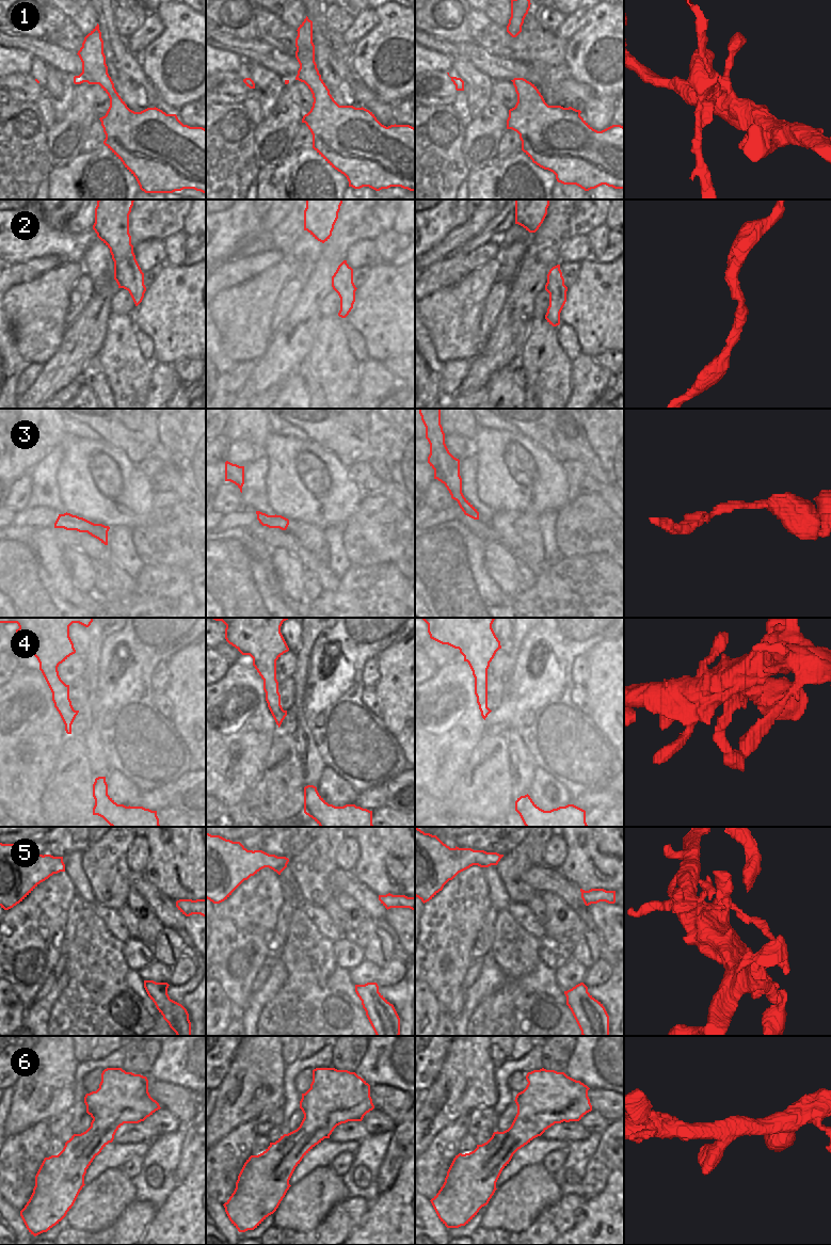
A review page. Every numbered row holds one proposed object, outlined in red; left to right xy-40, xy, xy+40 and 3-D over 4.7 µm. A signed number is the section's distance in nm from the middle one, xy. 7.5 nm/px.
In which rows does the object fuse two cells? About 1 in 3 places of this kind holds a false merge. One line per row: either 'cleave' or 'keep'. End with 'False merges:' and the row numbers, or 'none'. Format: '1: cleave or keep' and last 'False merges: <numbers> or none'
1: cleave
2: keep
3: keep
4: keep
5: cleave
6: keep
False merges: 1, 5

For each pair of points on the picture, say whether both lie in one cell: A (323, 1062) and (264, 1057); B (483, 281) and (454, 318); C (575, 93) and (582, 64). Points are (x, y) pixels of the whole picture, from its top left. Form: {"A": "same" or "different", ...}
{"A": "different", "B": "same", "C": "different"}

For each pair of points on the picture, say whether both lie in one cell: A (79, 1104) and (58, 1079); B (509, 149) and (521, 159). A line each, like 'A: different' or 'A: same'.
A: different
B: different

